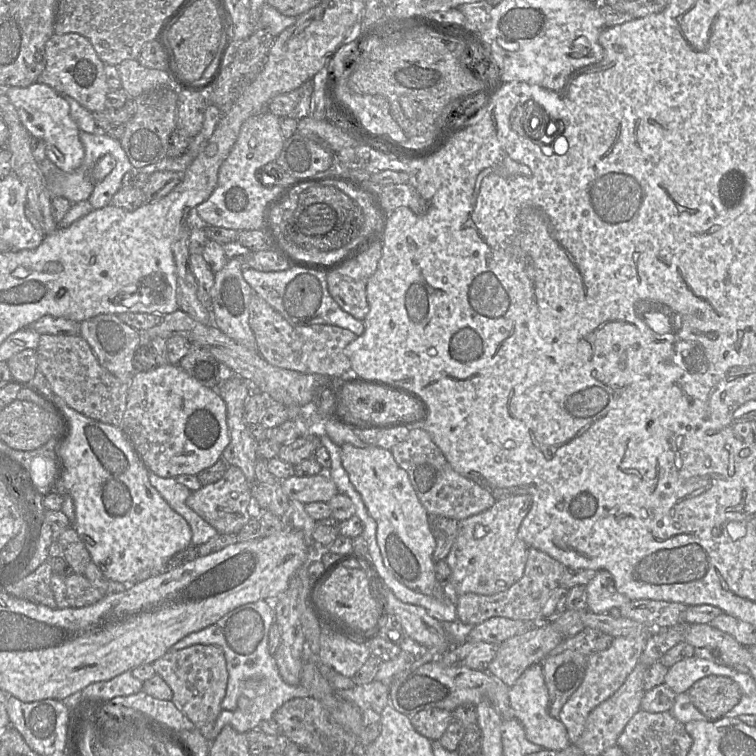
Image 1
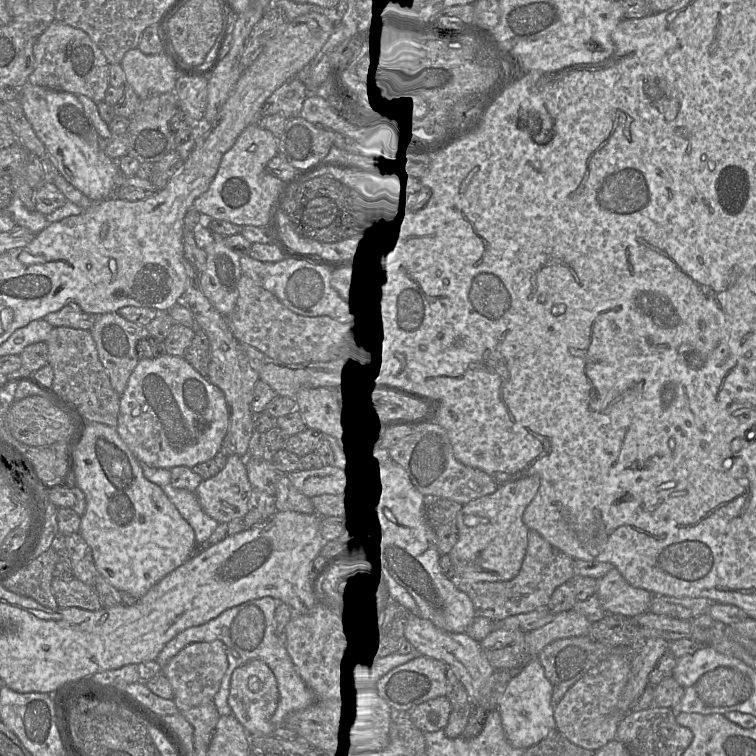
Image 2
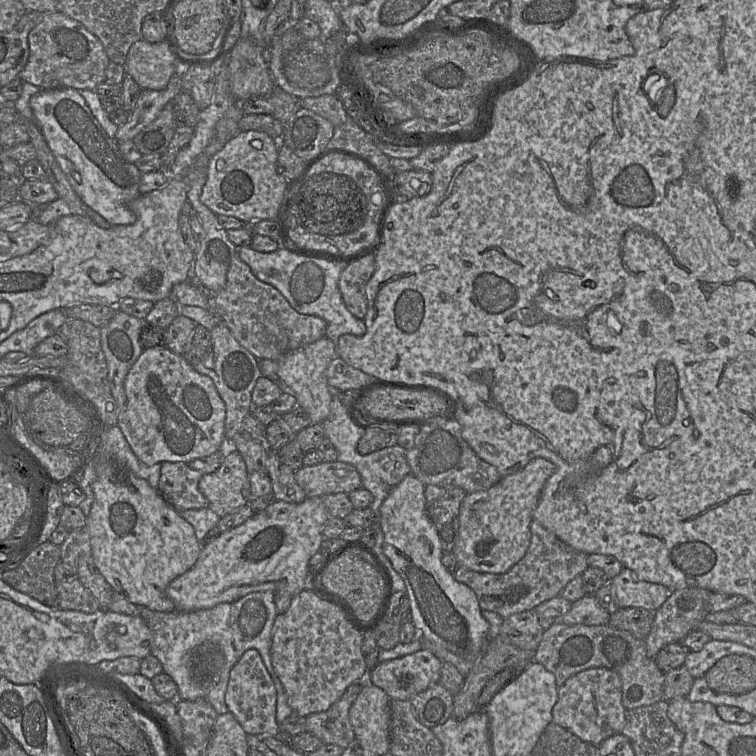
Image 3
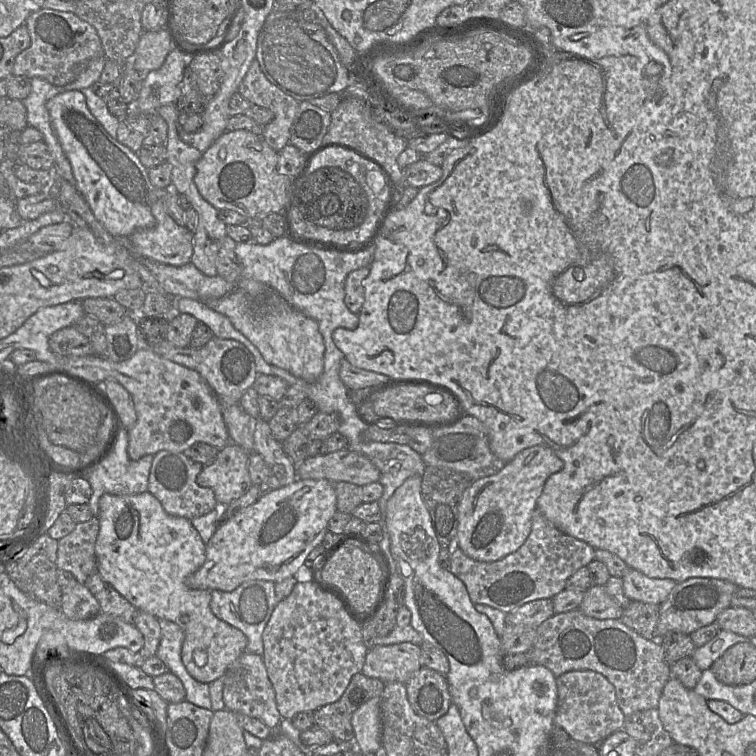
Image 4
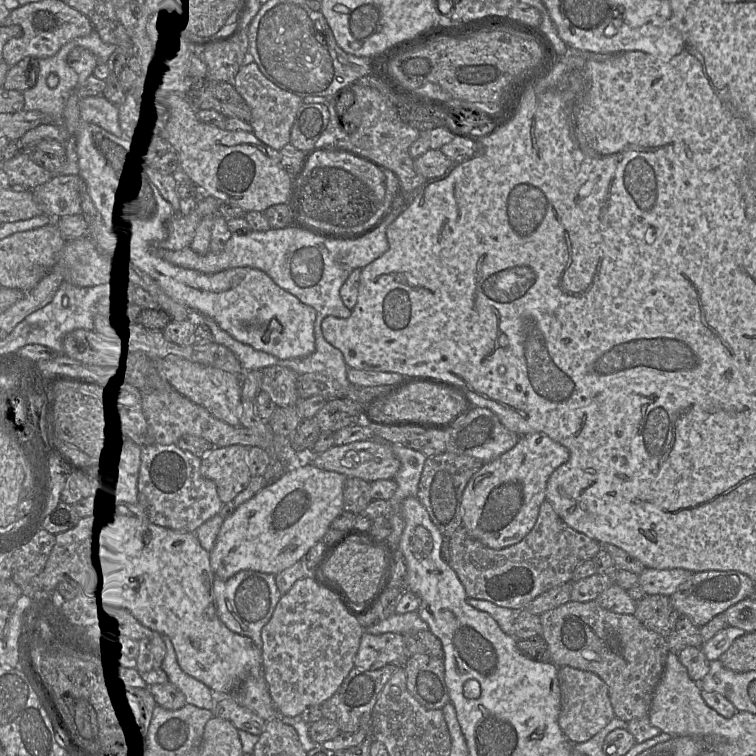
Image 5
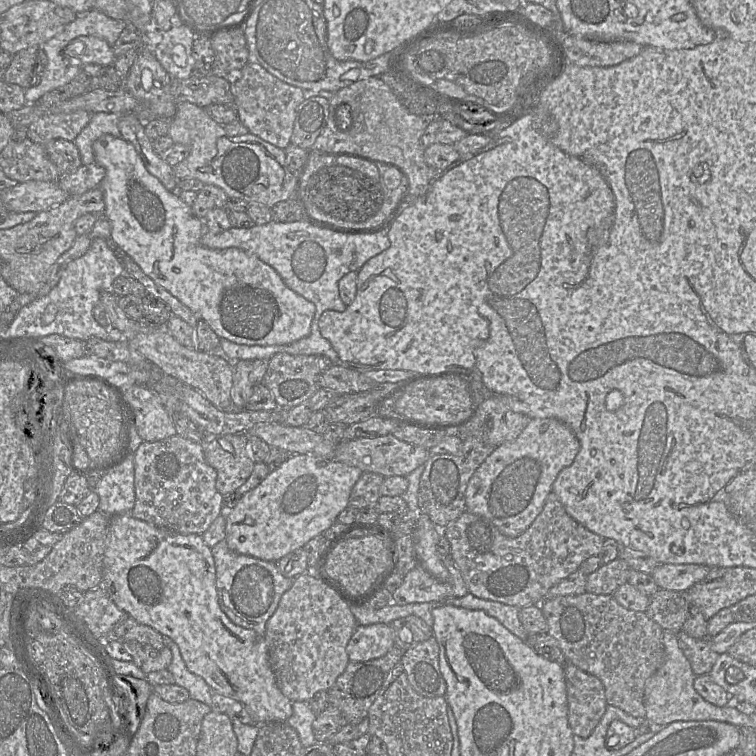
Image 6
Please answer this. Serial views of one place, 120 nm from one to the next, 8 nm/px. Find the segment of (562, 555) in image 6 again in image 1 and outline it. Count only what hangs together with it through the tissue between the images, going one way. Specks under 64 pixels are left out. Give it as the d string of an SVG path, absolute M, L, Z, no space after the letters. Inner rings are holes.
M529 547L522 577L507 590L492 595L476 593L452 595L455 599L458 620L473 626L492 617L505 617L539 623L541 622L543 606L552 591L559 586L560 578L565 569L566 567L563 564L545 552Z

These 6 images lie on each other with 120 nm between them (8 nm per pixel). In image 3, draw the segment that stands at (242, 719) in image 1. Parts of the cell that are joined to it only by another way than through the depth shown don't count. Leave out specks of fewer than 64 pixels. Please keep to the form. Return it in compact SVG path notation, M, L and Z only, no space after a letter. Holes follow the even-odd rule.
M272 591L252 592L234 602L220 603L209 609L192 612L159 612L140 606L140 616L153 633L150 654L161 662L163 672L176 683L178 699L207 699L218 715L227 713L229 710L225 704L225 692L230 671L245 651L256 649L276 688L276 721L280 725L293 710L287 703L283 685L274 671L271 660L272 628L277 615L275 593ZM204 642L212 642L224 654L223 669L214 686L213 681L196 681L193 678L193 649Z

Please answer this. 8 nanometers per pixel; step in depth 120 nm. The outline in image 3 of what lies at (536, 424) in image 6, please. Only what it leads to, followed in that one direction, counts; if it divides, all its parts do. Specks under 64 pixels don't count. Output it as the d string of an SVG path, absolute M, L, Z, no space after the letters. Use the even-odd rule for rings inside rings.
M535 458L523 468L502 477L485 491L467 494L460 505L458 539L452 550L459 565L477 572L503 574L525 555L531 539L530 524L546 480L554 472L554 465L544 458Z

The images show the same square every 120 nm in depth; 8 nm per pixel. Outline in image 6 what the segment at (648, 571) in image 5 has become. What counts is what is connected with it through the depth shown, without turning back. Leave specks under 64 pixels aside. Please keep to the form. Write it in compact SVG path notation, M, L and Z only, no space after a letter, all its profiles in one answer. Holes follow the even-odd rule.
M662 564L651 576L662 590L688 591L702 581L710 570L711 567L700 564Z

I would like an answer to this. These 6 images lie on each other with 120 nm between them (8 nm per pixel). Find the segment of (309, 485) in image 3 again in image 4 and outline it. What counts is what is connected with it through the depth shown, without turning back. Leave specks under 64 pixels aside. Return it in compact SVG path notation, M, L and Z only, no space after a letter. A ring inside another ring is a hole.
M350 449L306 458L296 467L299 479L326 479L365 486L380 479L380 471L365 455Z

